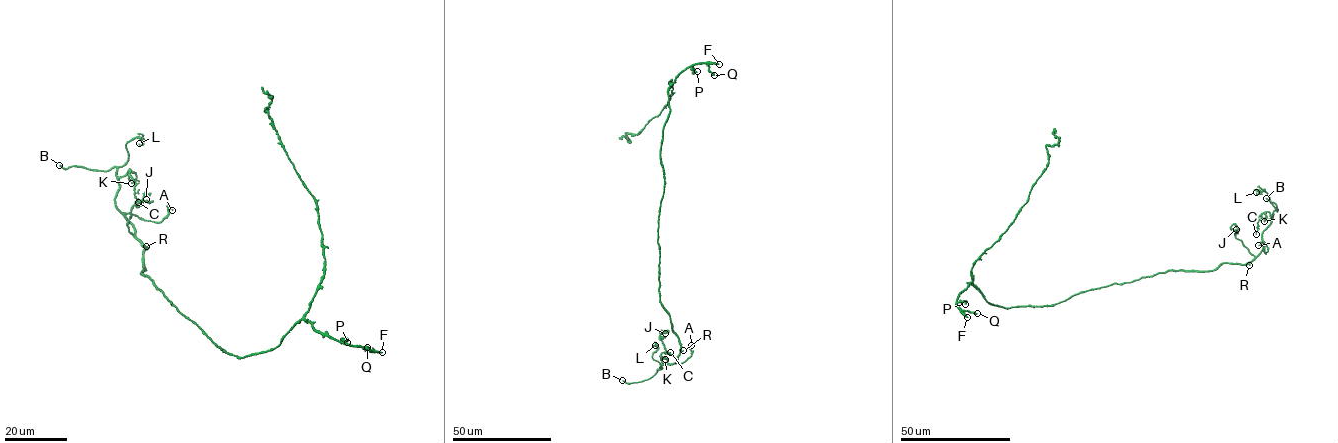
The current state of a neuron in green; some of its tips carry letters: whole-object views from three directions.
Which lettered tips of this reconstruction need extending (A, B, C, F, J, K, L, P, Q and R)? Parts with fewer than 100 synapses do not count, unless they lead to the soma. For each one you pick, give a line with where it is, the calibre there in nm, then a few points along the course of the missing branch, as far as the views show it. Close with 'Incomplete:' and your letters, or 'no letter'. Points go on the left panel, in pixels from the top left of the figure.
B: Place: (59, 165). Thickness 240 nm. Course of what is missing: (59, 165), (23, 148)
F: Place: (382, 352). Thickness 280 nm
Incomplete: B, F

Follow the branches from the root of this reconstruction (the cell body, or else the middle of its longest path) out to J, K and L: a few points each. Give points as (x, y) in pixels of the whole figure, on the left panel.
J: (214, 343), (140, 273), (147, 248), (127, 224), (132, 207), (152, 201), (146, 199)
K: (214, 343), (140, 273), (147, 248), (115, 200), (119, 178), (130, 169), (136, 175), (131, 183)
L: (214, 343), (140, 273), (147, 248), (115, 200), (126, 144), (136, 137), (139, 143)

